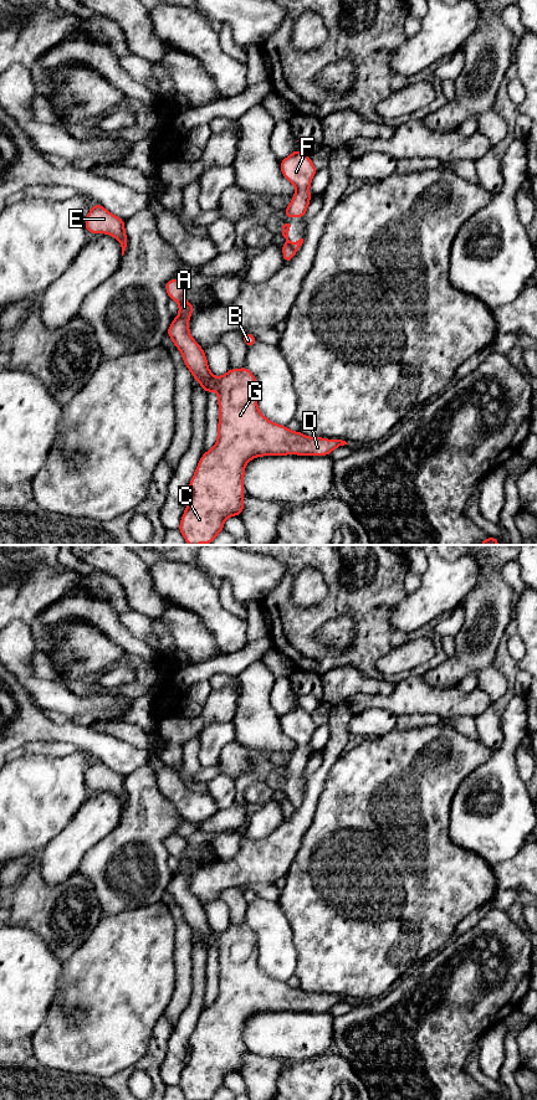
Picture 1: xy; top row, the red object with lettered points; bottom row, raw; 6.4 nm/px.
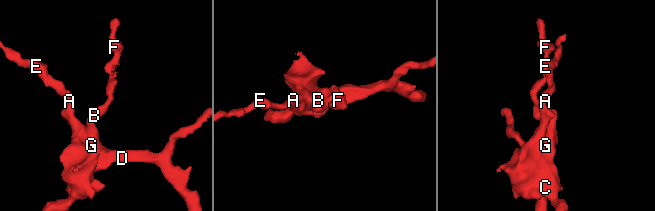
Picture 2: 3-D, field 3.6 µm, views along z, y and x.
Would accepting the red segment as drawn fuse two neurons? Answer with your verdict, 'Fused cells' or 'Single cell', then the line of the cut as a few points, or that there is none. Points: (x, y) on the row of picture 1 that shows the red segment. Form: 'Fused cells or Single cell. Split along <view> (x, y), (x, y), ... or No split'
Fused cells. Split along xy (290, 245), (296, 250)

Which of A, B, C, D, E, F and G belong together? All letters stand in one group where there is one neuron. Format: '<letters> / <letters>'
A B C D E G / F

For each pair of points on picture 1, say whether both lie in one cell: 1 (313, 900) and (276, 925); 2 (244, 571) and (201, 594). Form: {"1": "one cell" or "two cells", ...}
{"1": "two cells", "2": "two cells"}

